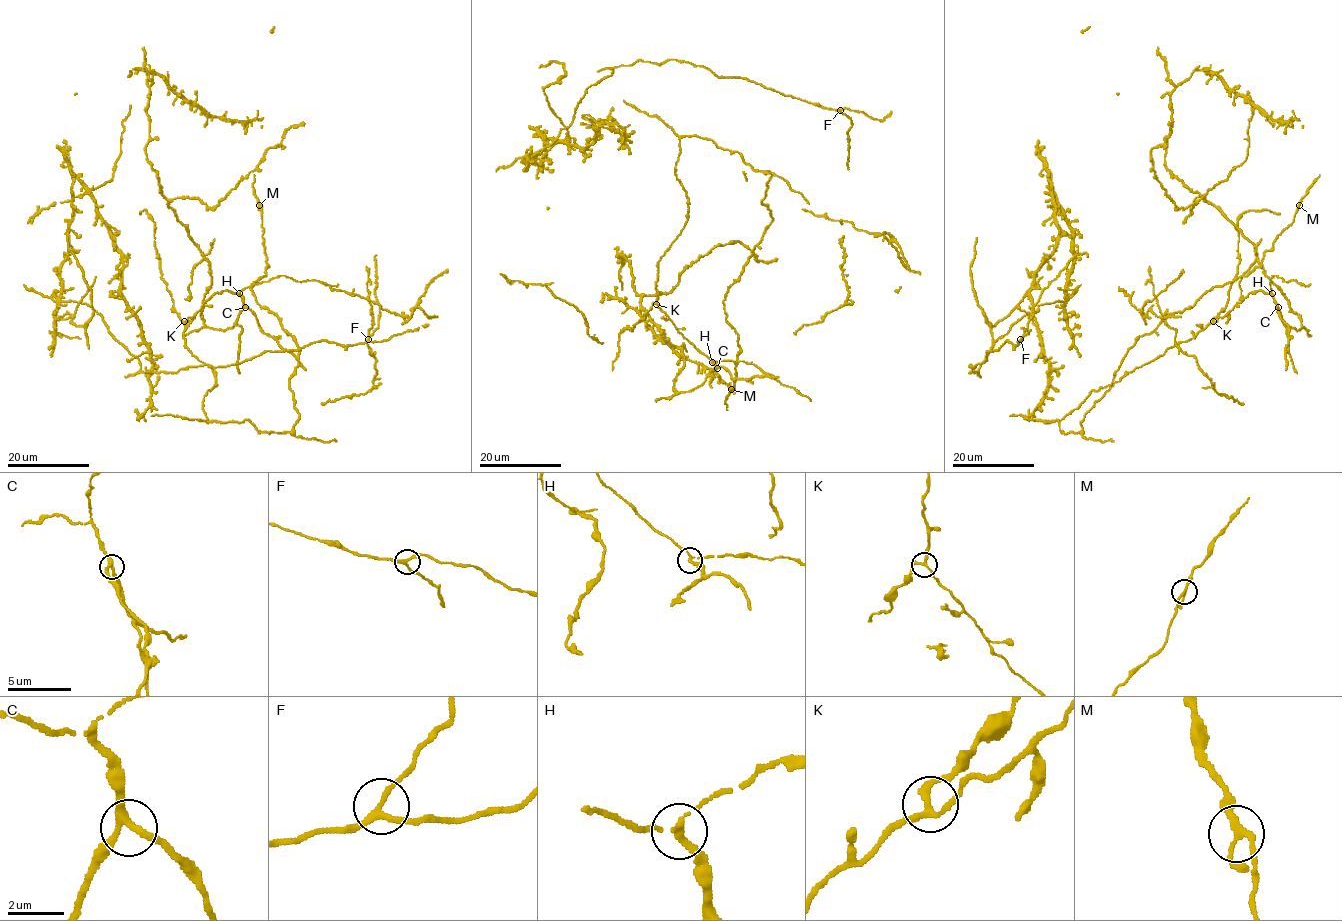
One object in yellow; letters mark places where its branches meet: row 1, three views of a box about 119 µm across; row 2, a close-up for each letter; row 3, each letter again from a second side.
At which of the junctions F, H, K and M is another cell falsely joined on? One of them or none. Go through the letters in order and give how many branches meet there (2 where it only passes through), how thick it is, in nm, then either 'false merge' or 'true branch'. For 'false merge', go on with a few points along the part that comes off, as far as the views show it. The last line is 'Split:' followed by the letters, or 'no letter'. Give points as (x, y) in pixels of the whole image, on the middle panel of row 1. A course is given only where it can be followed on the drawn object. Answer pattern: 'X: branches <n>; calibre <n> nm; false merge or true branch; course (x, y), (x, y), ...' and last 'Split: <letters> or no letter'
F: branches 3; calibre 200 nm; true branch
H: branches 3; calibre 190 nm; false merge
K: branches 3; calibre 180 nm; true branch
M: branches 3; calibre 200 nm; true branch
Split: H

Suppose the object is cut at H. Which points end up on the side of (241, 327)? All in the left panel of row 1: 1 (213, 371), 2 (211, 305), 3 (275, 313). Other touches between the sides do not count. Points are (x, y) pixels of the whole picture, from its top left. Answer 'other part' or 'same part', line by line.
1: other part
2: other part
3: other part

